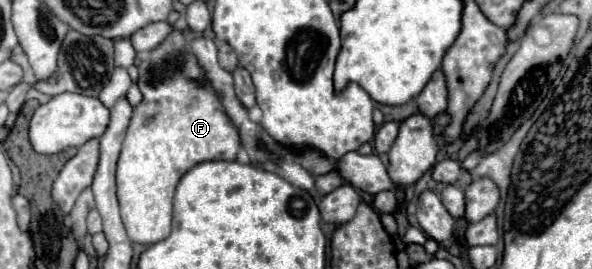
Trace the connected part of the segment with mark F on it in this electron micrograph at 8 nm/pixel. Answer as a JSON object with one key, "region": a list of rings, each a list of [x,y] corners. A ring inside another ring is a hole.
{"region":[[[172,29],[172,33],[164,39],[164,43],[162,43],[160,47],[152,49],[152,51],[144,57],[144,61],[138,65],[138,73],[140,73],[140,77],[138,77],[136,85],[138,85],[138,89],[140,89],[140,93],[142,93],[142,101],[134,107],[134,113],[132,113],[132,119],[130,119],[130,125],[128,125],[126,139],[124,139],[124,143],[122,143],[122,153],[120,153],[118,171],[116,171],[116,185],[118,185],[120,215],[122,215],[122,223],[124,223],[126,231],[128,231],[128,237],[130,237],[134,243],[152,245],[152,243],[162,241],[162,239],[166,239],[166,237],[170,235],[172,197],[174,197],[174,189],[176,189],[176,183],[180,181],[180,177],[182,177],[188,169],[192,169],[194,165],[198,165],[198,163],[202,163],[202,161],[214,161],[214,159],[216,159],[216,161],[232,161],[232,159],[236,159],[236,153],[238,153],[238,149],[240,149],[240,137],[238,137],[238,129],[234,127],[234,123],[230,121],[230,117],[228,117],[226,111],[222,109],[222,97],[220,97],[220,93],[216,93],[216,91],[212,89],[210,83],[208,83],[208,87],[200,87],[200,83],[196,83],[196,79],[200,79],[200,75],[204,75],[204,79],[206,79],[206,73],[204,73],[204,69],[200,67],[200,63],[198,63],[196,55],[194,55],[194,51],[192,51],[192,47],[190,47],[190,41],[188,41],[188,37],[186,37],[184,31]]]}

